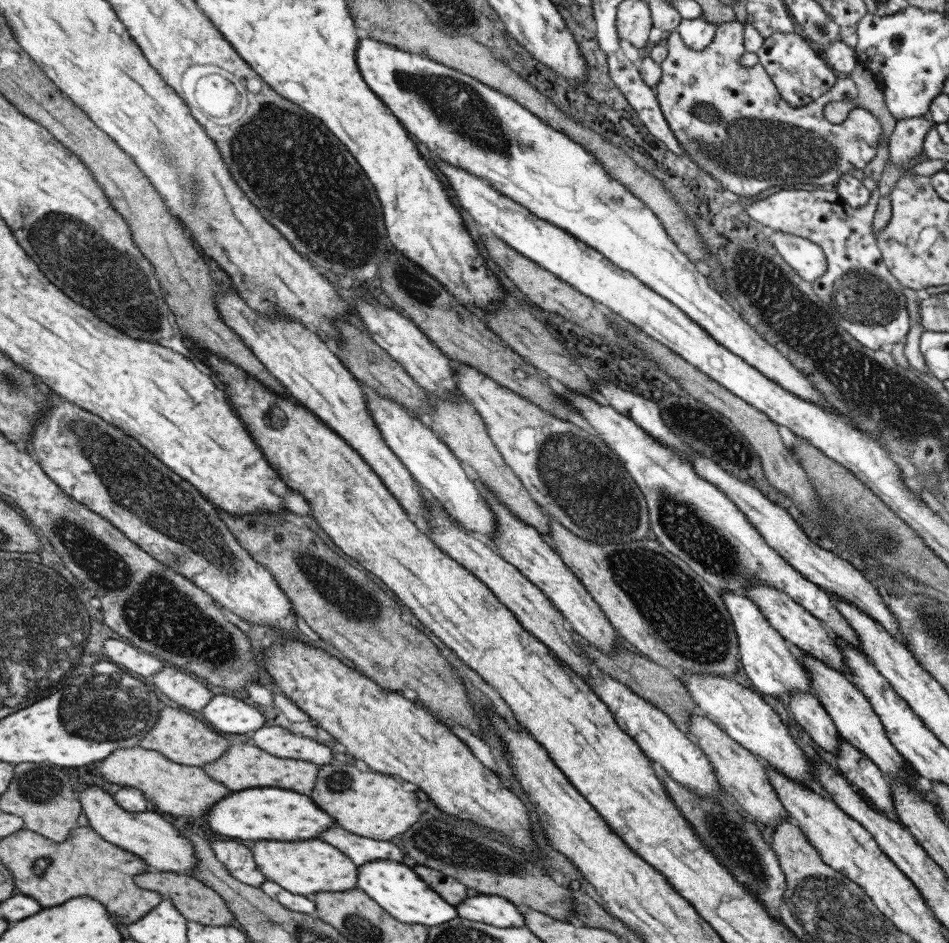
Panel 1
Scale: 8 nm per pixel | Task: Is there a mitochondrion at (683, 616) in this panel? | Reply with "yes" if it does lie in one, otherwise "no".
yes

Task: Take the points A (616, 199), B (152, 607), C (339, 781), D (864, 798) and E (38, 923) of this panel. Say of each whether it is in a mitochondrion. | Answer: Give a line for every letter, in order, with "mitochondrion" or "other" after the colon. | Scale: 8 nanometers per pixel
A: mitochondrion
B: mitochondrion
C: mitochondrion
D: other
E: other

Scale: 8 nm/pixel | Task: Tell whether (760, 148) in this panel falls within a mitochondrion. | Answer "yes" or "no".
yes

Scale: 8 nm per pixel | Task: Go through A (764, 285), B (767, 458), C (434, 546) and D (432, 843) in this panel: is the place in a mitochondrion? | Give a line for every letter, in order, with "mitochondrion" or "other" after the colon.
A: mitochondrion
B: other
C: other
D: mitochondrion

